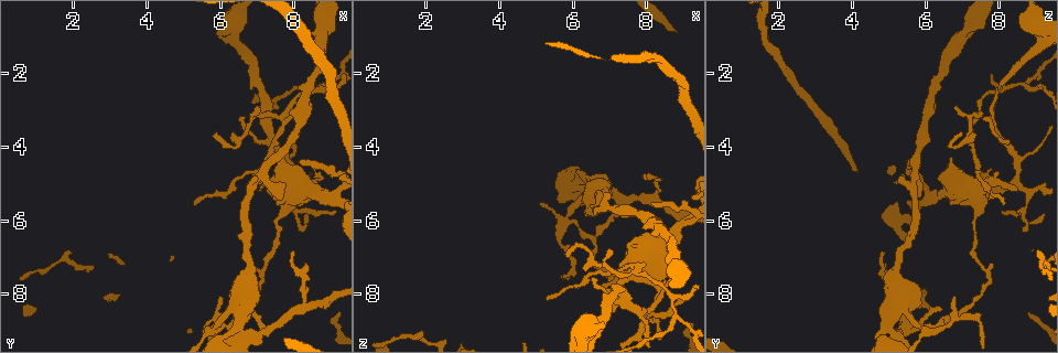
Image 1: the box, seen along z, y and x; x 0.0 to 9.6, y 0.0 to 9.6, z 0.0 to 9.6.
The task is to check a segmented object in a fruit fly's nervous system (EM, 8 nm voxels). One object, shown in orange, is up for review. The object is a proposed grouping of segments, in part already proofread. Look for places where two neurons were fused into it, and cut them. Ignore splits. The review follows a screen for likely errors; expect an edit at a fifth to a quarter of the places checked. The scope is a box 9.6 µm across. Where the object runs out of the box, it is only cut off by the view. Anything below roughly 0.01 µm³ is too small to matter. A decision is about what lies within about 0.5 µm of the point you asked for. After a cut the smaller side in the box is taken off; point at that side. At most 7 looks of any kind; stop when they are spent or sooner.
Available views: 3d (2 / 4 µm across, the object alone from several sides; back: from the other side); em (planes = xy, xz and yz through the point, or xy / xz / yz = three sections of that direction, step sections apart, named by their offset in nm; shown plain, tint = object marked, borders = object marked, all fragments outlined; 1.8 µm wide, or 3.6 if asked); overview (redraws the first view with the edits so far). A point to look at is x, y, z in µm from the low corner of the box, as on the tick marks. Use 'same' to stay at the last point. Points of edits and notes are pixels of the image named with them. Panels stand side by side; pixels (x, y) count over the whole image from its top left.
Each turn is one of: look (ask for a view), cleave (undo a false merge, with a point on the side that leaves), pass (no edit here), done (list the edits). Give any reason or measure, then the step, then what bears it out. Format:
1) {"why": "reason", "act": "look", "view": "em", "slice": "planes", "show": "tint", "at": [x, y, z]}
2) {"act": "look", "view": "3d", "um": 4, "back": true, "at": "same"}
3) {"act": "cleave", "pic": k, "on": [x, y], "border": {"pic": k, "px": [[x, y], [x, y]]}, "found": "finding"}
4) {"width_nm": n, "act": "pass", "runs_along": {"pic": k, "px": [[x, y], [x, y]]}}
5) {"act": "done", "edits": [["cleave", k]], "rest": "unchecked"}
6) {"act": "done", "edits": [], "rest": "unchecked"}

{"why": "abrupt turn", "act": "look", "view": "3d", "um": 2, "back": true, "at": [6.05, 8.65, 7.15]}

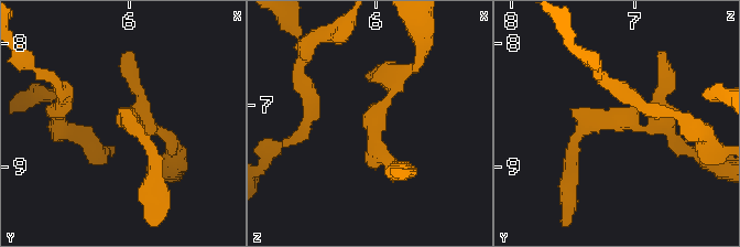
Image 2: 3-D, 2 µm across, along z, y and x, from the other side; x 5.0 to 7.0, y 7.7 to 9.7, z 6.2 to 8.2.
{"act": "look", "view": "em", "slice": "planes", "show": "tint", "at": [6.04, 8.60, 7.12]}

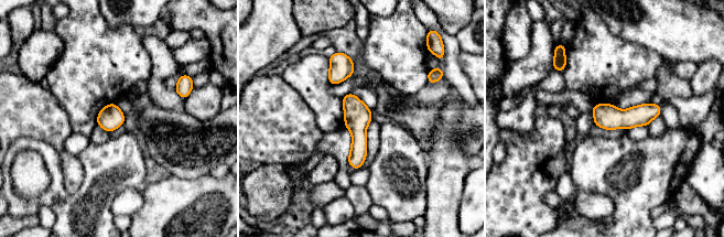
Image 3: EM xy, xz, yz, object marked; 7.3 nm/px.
{"act": "pass", "found": "continuous, no second neuron"}

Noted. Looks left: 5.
{"why": "sharp bend", "act": "look", "view": "em", "slice": "yz", "step": 8, "show": "tint", "at": [8.10, 5.90, 8.65]}

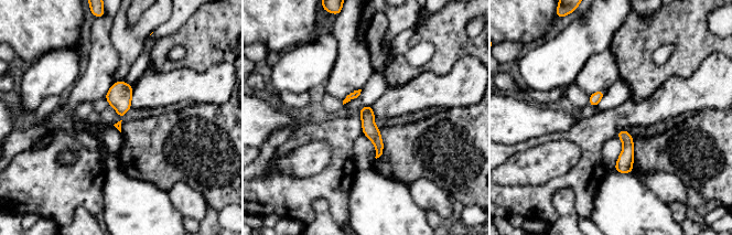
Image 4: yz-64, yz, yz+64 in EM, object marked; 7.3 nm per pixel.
{"width_nm": 80, "act": "pass", "found": "all the same neuron"}

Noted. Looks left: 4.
{"why": "two arms in line, one across", "act": "look", "view": "em", "slice": "xy", "step": 4, "show": "tint", "at": [8.85, 2.35, 8.65]}

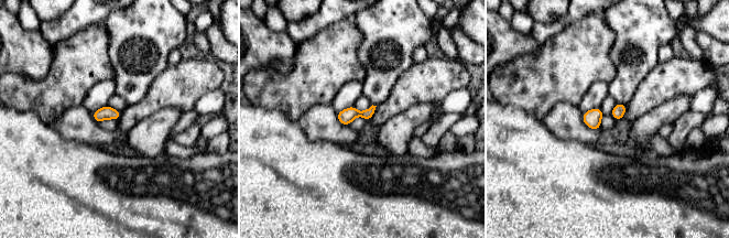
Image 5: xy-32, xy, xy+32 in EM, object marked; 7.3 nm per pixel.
{"act": "pass", "found": "one neuron here"}

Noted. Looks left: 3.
{"act": "done", "edits": [], "rest": "unchecked"}

